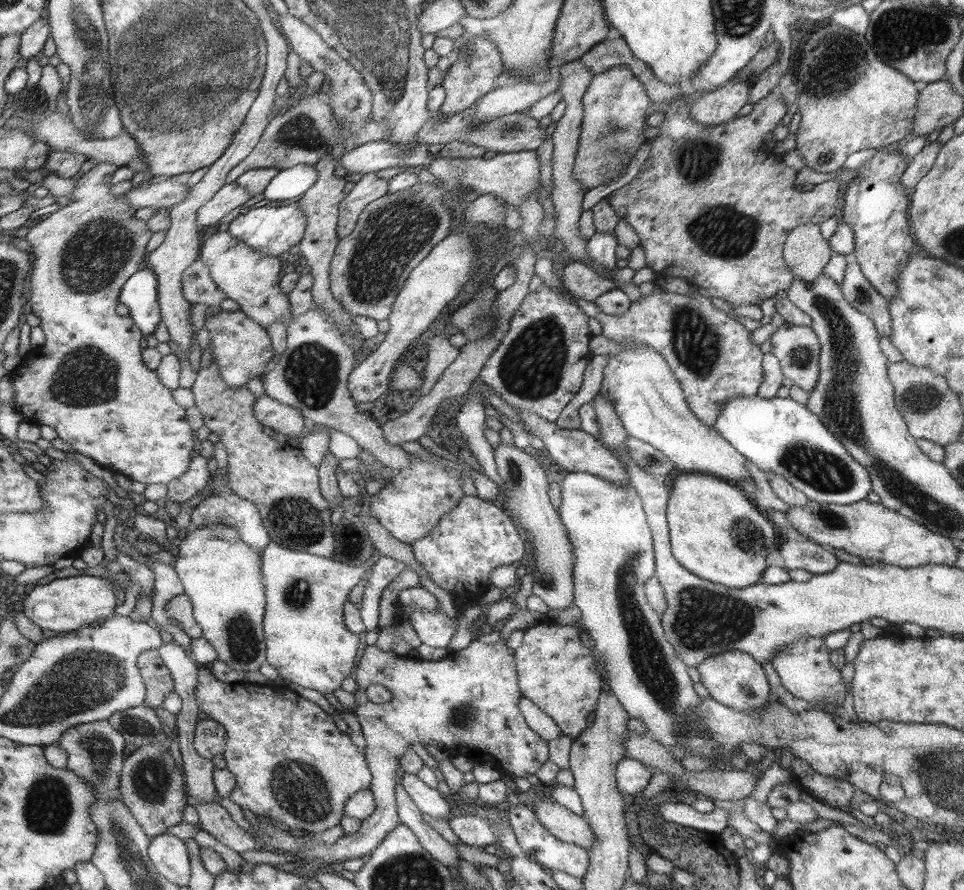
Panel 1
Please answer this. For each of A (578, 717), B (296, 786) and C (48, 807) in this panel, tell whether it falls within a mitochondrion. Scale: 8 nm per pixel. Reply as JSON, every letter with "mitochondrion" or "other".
{"A":"other","B":"mitochondrion","C":"mitochondrion"}

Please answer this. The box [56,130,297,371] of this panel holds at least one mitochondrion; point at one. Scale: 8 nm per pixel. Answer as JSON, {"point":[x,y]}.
{"point":[92,258]}

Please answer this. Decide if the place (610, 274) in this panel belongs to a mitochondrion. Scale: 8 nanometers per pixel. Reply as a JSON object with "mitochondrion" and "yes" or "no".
{"mitochondrion":"no"}

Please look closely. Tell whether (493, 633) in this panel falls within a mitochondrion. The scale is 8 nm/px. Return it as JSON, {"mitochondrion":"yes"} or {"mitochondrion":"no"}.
{"mitochondrion":"no"}

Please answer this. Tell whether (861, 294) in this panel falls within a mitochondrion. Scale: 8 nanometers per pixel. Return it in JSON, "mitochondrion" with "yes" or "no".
{"mitochondrion":"yes"}

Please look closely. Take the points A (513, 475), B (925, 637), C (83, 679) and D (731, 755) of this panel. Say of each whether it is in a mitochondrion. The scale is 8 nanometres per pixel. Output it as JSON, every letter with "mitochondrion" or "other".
{"A":"mitochondrion","B":"other","C":"mitochondrion","D":"mitochondrion"}

